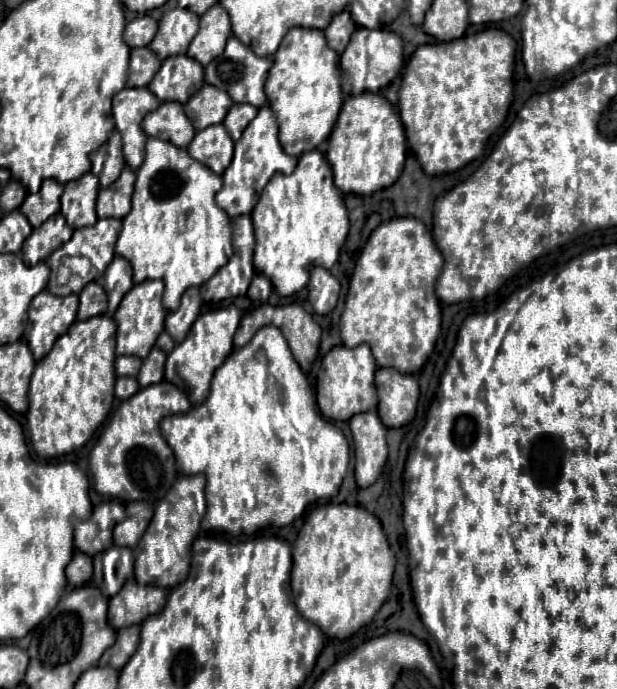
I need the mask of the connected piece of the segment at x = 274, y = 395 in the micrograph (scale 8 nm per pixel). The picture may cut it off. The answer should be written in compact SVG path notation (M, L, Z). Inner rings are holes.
M276 326L260 328L246 346L236 348L216 370L210 396L186 414L166 416L160 428L174 450L178 473L206 476L206 516L201 522L202 529L223 530L234 537L256 533L265 526L286 526L302 516L308 504L336 496L350 460L350 446L344 432L322 418L315 390Z

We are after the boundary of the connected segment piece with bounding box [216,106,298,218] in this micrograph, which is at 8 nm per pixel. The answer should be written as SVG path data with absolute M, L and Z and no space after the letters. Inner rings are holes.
M262 106L258 116L244 130L242 138L234 144L234 158L232 158L232 164L222 174L223 185L222 190L216 194L216 204L230 218L250 214L258 202L258 190L262 190L264 184L268 184L268 180L276 172L292 174L296 164L298 164L298 158L286 154L278 142L278 124L276 124L274 112L270 110L270 106Z

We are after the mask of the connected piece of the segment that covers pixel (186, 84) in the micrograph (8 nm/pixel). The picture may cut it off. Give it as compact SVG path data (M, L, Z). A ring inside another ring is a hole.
M170 56L162 62L148 88L162 102L176 100L184 104L202 88L202 84L204 68L200 62L194 62L194 58L190 56Z

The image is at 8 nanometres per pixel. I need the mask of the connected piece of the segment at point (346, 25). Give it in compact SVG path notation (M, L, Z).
M348 10L336 14L336 16L332 18L330 26L324 30L326 40L328 40L328 46L330 46L334 52L342 54L342 50L344 50L346 44L350 42L350 36L352 36L354 30L356 30L356 24L352 22Z

